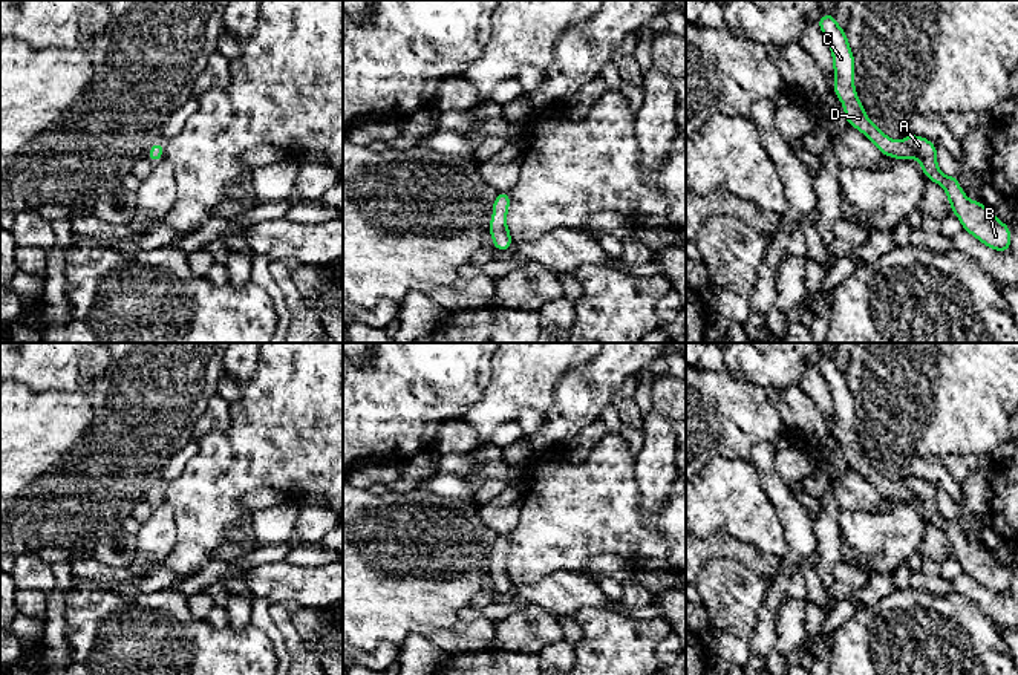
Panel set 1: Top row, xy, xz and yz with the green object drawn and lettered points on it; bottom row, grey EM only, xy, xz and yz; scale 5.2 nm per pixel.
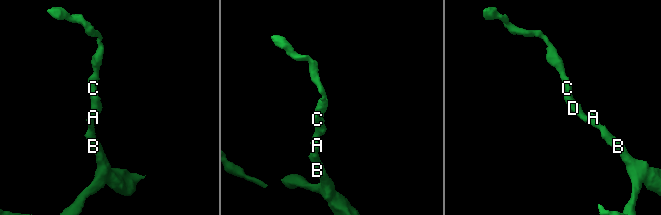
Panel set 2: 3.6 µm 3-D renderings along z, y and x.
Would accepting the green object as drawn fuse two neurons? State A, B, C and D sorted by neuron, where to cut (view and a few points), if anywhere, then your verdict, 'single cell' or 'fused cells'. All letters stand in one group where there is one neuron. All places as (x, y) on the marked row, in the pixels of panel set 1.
A B C D | no cut | single cell

